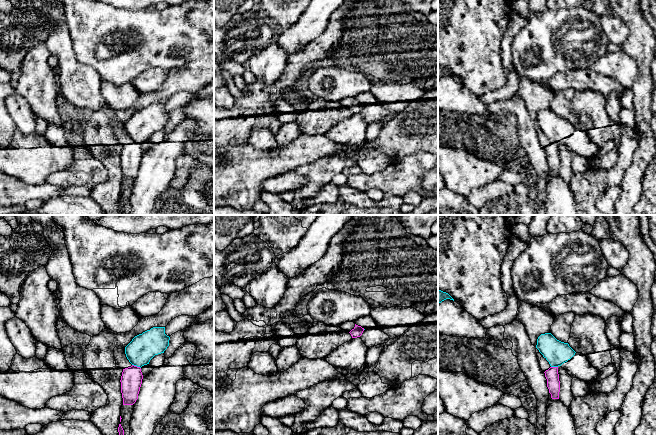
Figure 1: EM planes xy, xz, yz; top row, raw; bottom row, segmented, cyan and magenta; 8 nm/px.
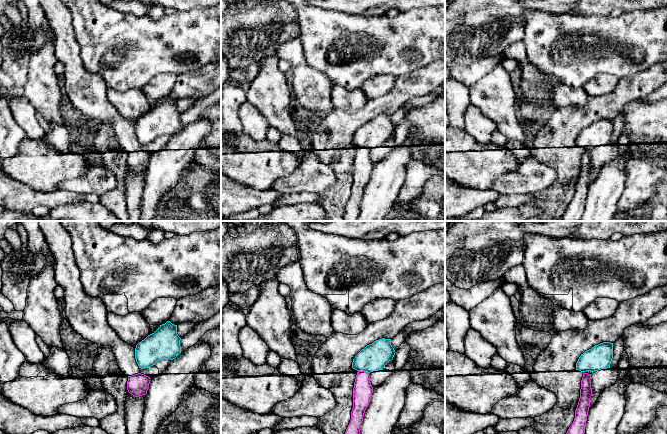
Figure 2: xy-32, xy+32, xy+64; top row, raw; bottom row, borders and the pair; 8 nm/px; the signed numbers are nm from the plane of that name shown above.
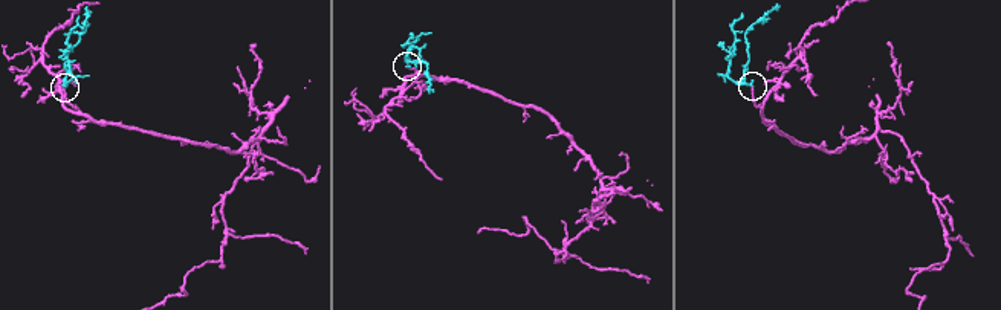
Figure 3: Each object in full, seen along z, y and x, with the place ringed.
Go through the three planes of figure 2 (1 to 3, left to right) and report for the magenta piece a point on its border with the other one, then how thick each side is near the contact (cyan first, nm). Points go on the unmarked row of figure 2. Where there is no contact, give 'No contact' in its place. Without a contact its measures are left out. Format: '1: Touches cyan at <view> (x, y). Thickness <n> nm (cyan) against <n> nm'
1: No contact
2: Touches cyan at xy+32 (363, 146). Thickness 220 nm (cyan) against 160 nm
3: No contact

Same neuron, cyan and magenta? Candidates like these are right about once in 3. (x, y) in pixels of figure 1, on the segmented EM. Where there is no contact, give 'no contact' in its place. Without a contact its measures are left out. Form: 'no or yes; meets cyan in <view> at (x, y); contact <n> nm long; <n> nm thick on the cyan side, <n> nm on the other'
no; meets cyan in xy at (136, 365); contact 80 nm long; 220 nm thick on the cyan side, 170 nm on the other

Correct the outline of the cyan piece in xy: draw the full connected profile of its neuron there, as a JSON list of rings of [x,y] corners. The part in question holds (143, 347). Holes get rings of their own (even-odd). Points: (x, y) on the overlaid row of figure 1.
[[[153,327],[135,336],[125,347],[129,362],[137,367],[149,364],[158,354],[164,353],[169,346],[170,337],[165,334],[165,327]]]

